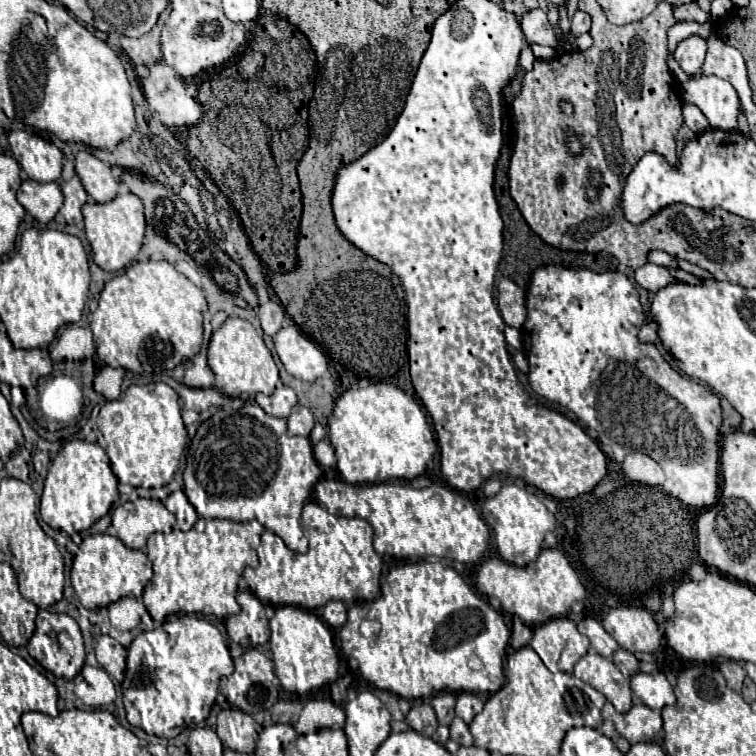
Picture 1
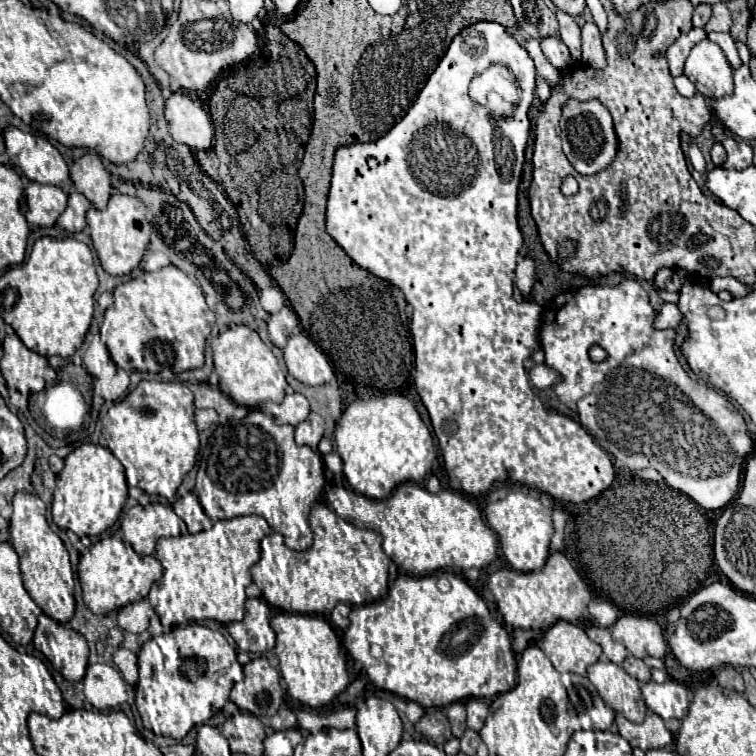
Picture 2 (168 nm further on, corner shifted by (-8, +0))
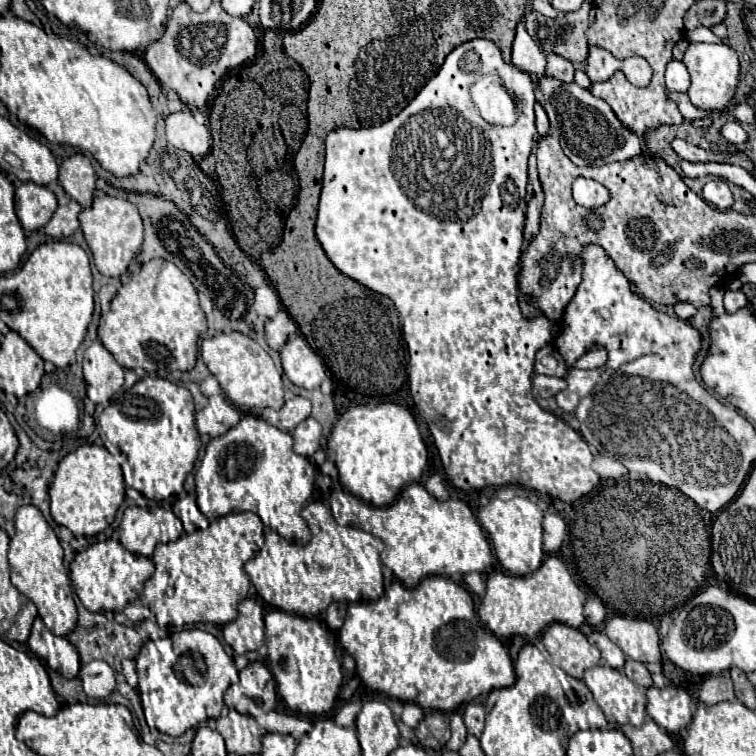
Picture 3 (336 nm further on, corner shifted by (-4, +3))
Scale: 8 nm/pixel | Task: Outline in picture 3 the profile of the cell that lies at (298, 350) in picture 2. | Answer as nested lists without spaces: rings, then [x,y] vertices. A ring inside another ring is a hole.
[[[300,335],[286,341],[280,357],[284,375],[298,387],[316,389],[326,379],[326,367],[322,357]]]

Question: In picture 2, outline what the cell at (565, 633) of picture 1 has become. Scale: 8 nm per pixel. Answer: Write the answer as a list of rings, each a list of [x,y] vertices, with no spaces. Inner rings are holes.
[[[564,620],[544,632],[542,650],[558,672],[574,672],[580,676],[586,676],[586,668],[602,656],[602,648],[580,626]]]

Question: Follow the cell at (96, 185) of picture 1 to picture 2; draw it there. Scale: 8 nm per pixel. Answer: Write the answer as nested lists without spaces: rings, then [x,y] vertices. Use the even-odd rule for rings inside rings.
[[[88,152],[76,160],[70,168],[70,178],[74,182],[74,188],[84,194],[94,208],[106,208],[112,190],[110,174],[102,166],[102,160],[96,152]]]

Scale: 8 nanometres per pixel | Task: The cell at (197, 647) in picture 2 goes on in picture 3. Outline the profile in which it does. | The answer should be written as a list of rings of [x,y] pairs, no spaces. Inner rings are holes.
[[[184,629],[158,641],[156,649],[164,661],[146,657],[146,649],[140,649],[136,657],[136,673],[140,679],[138,693],[148,726],[170,737],[178,737],[206,719],[216,719],[224,707],[224,691],[238,677],[238,669],[220,641],[202,629]]]

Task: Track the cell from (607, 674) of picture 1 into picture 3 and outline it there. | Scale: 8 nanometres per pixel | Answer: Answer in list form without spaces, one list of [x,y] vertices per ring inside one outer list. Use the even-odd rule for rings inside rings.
[[[596,665],[592,669],[588,669],[584,673],[584,683],[588,685],[588,689],[592,691],[596,703],[600,705],[600,709],[604,711],[606,719],[612,721],[612,723],[618,723],[618,725],[642,725],[646,721],[646,693],[640,685],[636,685],[634,681],[630,681],[622,671],[618,669],[612,669],[610,665]]]

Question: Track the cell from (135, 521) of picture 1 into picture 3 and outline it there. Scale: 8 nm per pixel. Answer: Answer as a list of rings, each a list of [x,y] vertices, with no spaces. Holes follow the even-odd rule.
[[[126,507],[118,533],[130,553],[152,557],[154,547],[178,539],[182,527],[180,519],[162,507]]]

